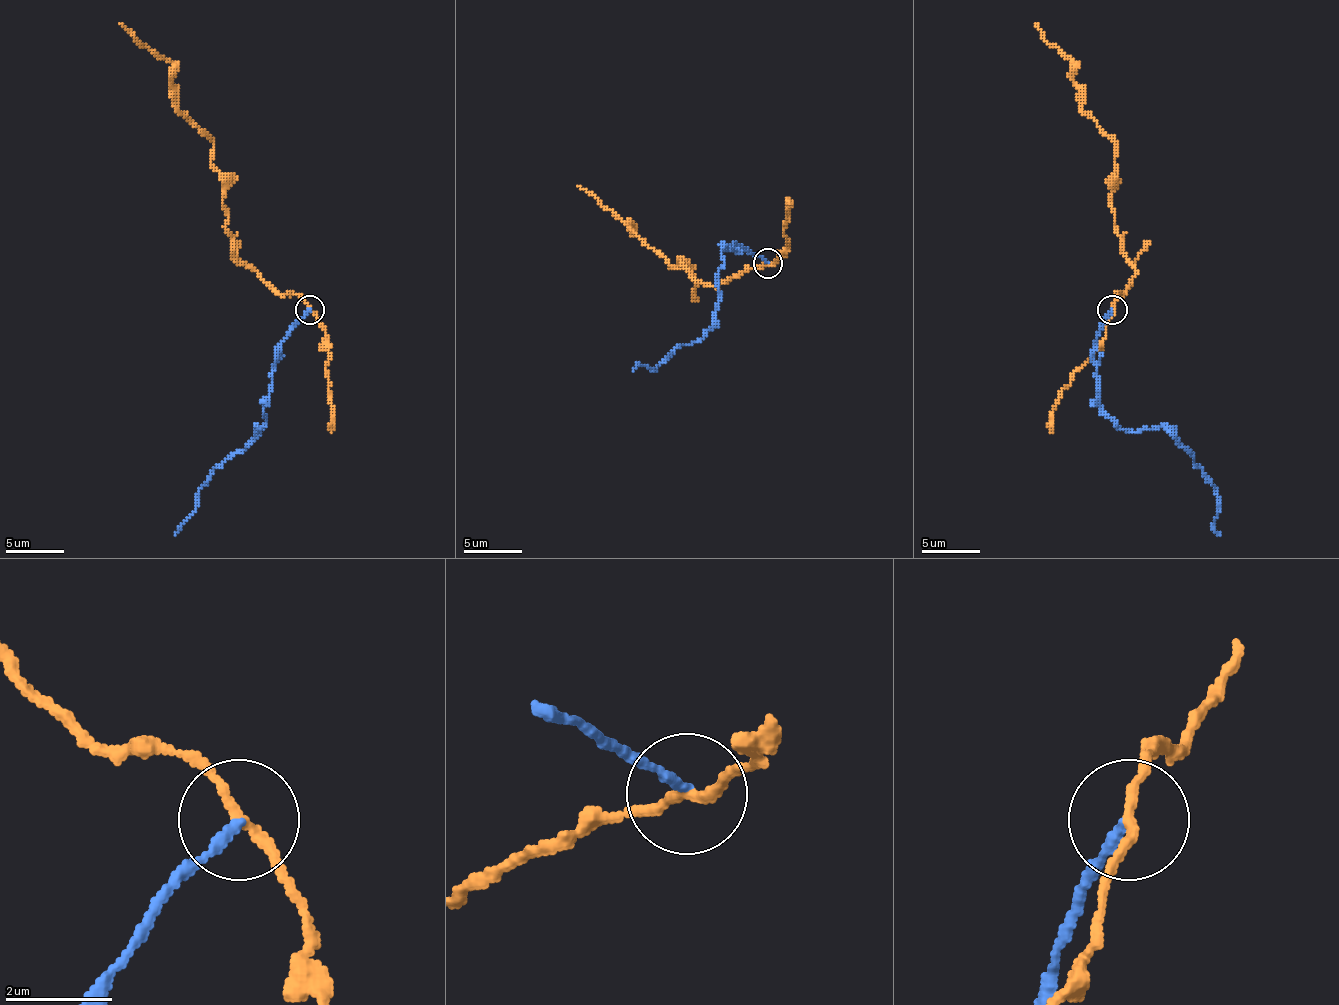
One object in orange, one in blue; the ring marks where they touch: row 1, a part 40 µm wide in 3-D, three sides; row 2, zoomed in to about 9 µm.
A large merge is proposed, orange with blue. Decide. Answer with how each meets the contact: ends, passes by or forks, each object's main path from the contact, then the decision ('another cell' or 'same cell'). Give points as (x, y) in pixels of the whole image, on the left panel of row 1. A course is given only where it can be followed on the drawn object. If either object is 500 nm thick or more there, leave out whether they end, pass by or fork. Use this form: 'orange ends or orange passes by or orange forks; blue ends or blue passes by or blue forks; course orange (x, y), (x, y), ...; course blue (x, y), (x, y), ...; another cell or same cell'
orange passes by; blue ends; course orange (310, 309), (243, 265), (225, 226), (213, 144), (178, 109), (172, 64), (119, 23); course blue (310, 309), (275, 356), (269, 400), (257, 435), (222, 462), (199, 491), (196, 512), (175, 535); another cell

